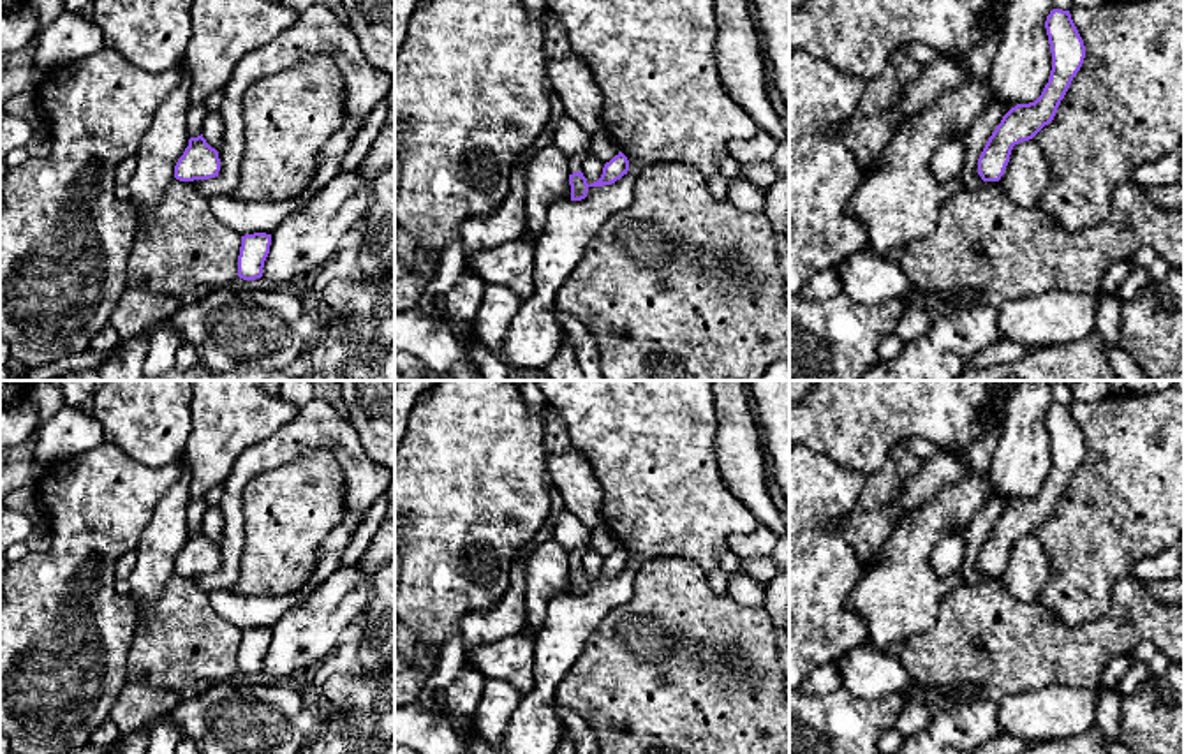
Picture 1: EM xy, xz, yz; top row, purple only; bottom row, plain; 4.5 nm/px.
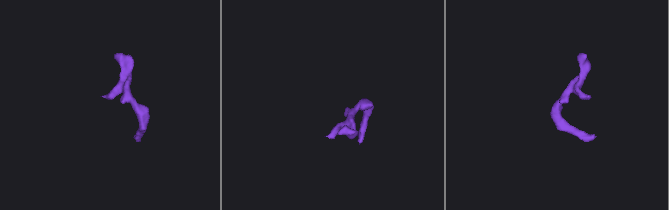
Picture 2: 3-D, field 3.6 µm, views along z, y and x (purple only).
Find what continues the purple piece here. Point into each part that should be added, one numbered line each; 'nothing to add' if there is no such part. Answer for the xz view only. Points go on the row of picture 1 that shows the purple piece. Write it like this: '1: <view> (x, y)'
1: xz (575, 161)

